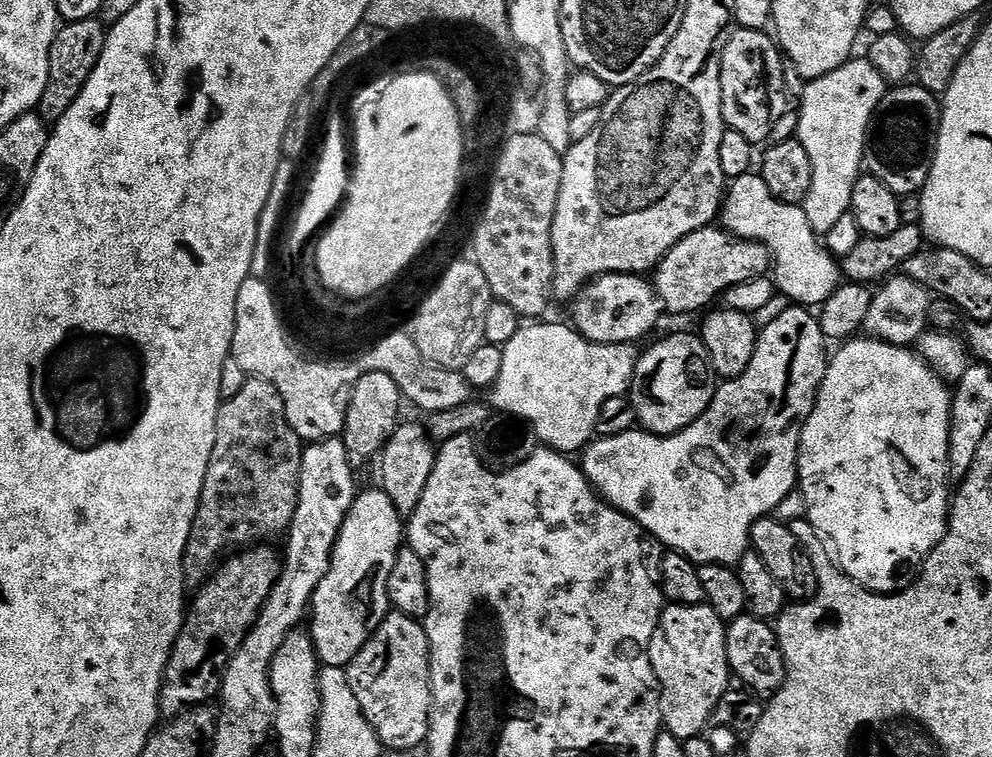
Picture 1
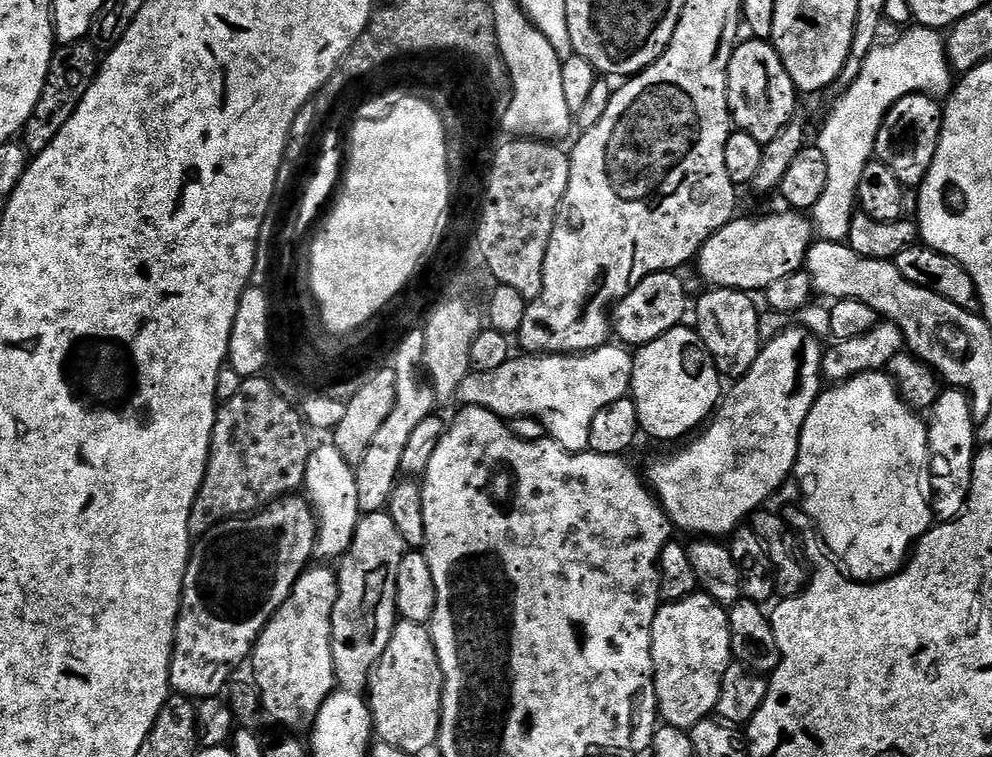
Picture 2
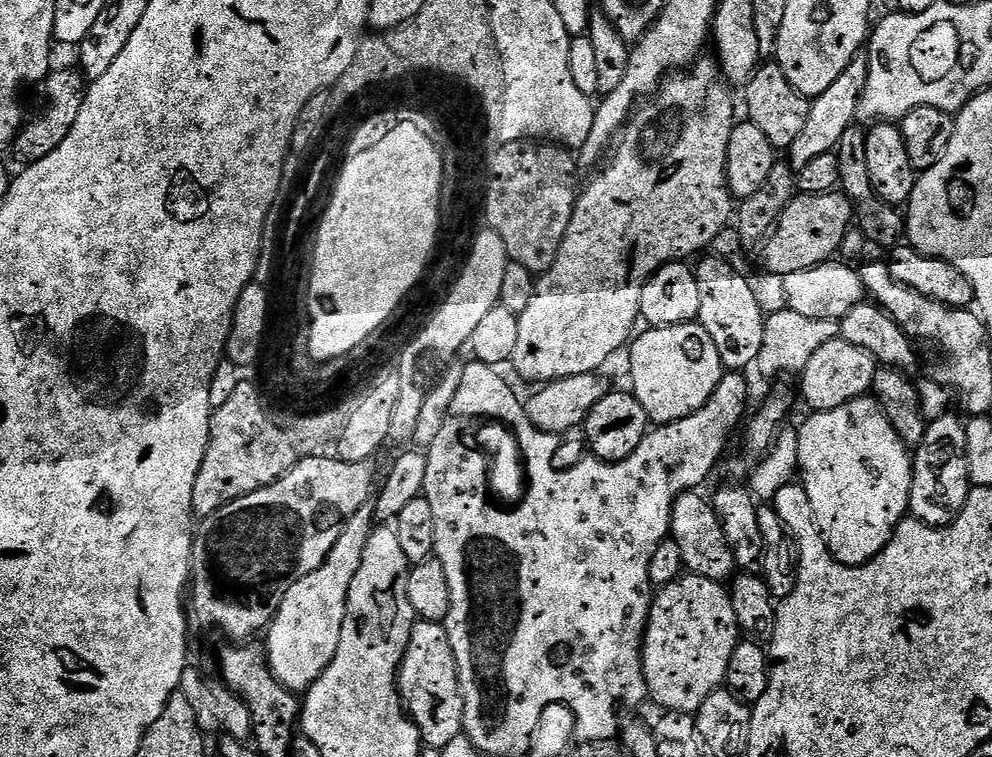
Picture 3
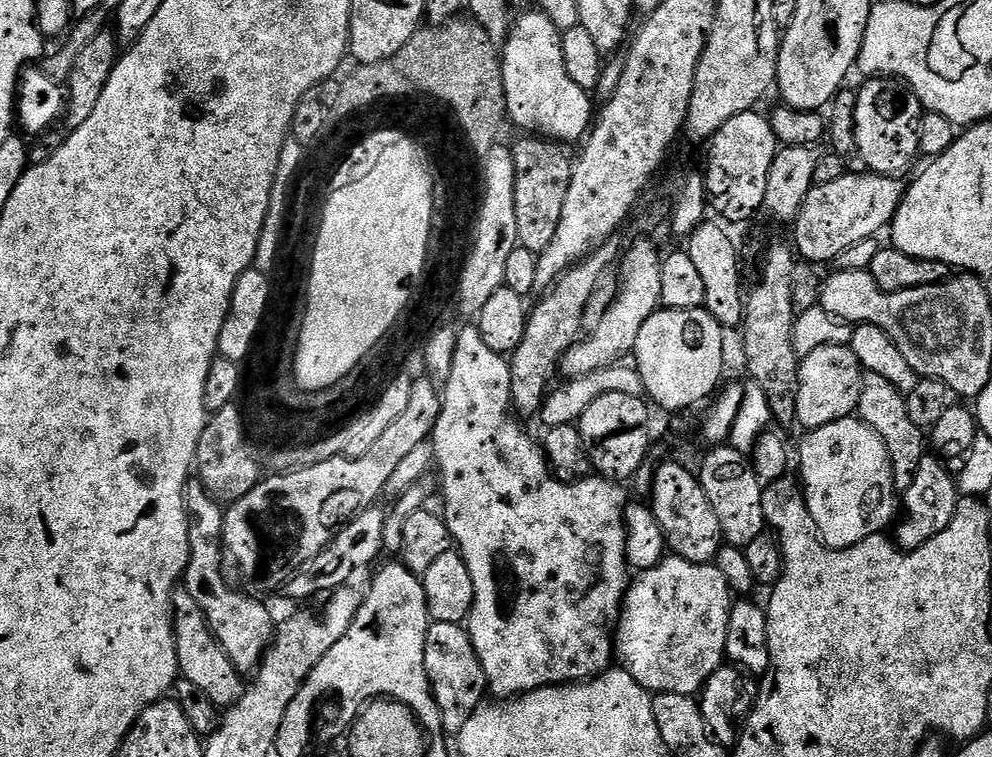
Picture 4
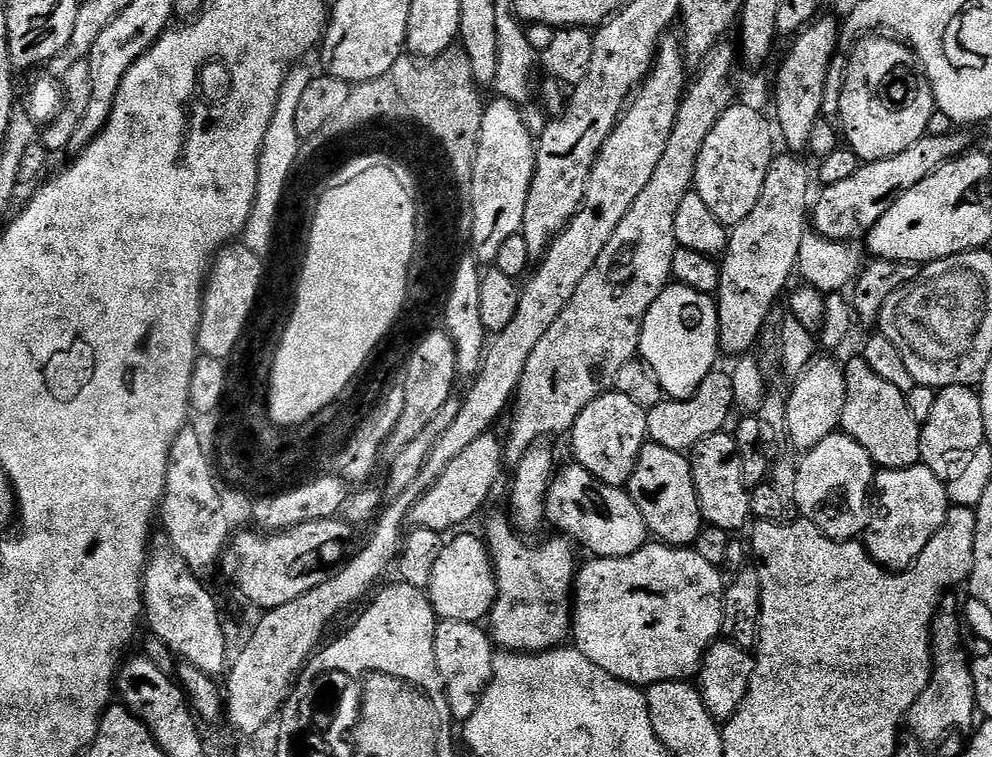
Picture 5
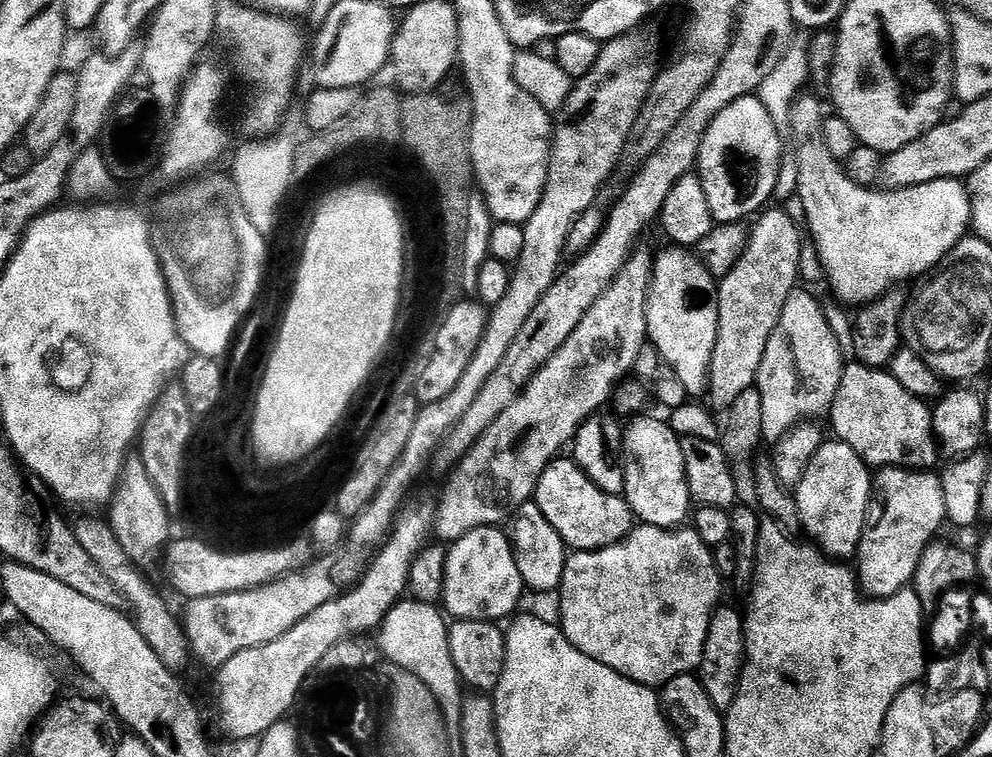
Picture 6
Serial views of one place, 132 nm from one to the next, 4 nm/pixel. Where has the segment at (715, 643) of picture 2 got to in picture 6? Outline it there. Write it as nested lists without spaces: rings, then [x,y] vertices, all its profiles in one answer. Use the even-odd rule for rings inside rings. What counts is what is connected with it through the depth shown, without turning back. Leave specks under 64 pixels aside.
[[[641,523],[614,546],[601,548],[599,552],[573,551],[558,589],[558,624],[568,641],[582,650],[582,654],[594,658],[594,662],[602,662],[602,666],[610,666],[648,688],[659,689],[666,682],[699,669],[712,616],[722,604],[722,577],[716,569],[713,549],[704,545],[695,530],[684,531]]]

